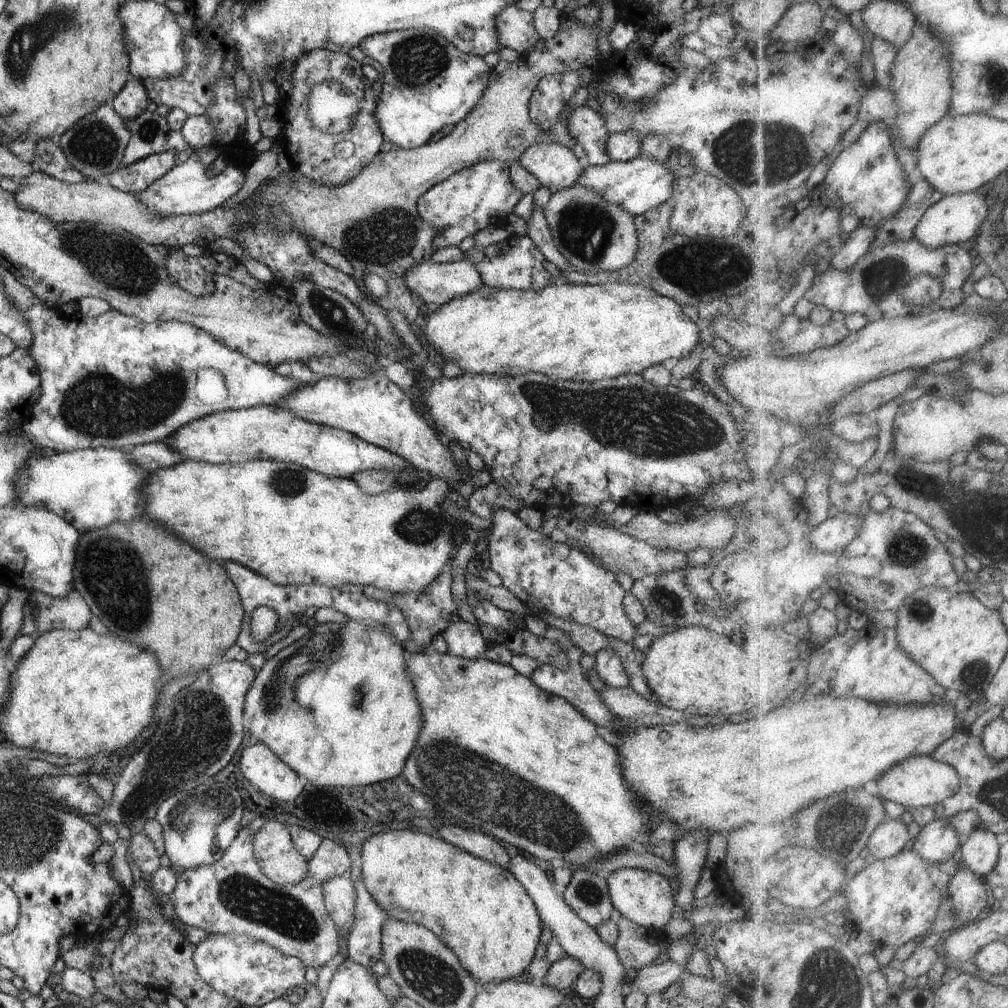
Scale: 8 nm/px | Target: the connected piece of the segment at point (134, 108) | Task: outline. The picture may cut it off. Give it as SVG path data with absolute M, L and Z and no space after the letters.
M130 78L124 88L116 94L111 105L114 111L125 120L136 118L140 112L147 110L148 94L141 79Z

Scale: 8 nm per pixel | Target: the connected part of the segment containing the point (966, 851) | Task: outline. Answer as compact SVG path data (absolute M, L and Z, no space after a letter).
M988 829L978 830L961 847L959 857L962 864L980 877L988 878L1000 863L1003 840Z

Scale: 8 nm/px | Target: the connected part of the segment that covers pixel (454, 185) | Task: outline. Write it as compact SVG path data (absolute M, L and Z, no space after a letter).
M500 160L478 162L462 168L419 197L417 203L419 219L438 231L436 238L432 240L434 251L456 246L488 226L506 226L509 215L524 197L524 194L518 192L512 184L509 166L510 164Z

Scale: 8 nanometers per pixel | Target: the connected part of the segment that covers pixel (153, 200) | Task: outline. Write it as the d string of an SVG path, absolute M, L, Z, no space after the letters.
M197 153L192 154L186 162L174 166L170 172L166 172L165 176L156 180L146 190L138 192L136 196L142 204L146 204L150 212L160 216L202 214L223 206L224 202L236 195L246 182L245 171L232 164L226 166L215 177L209 176L207 170L208 167L204 167Z

